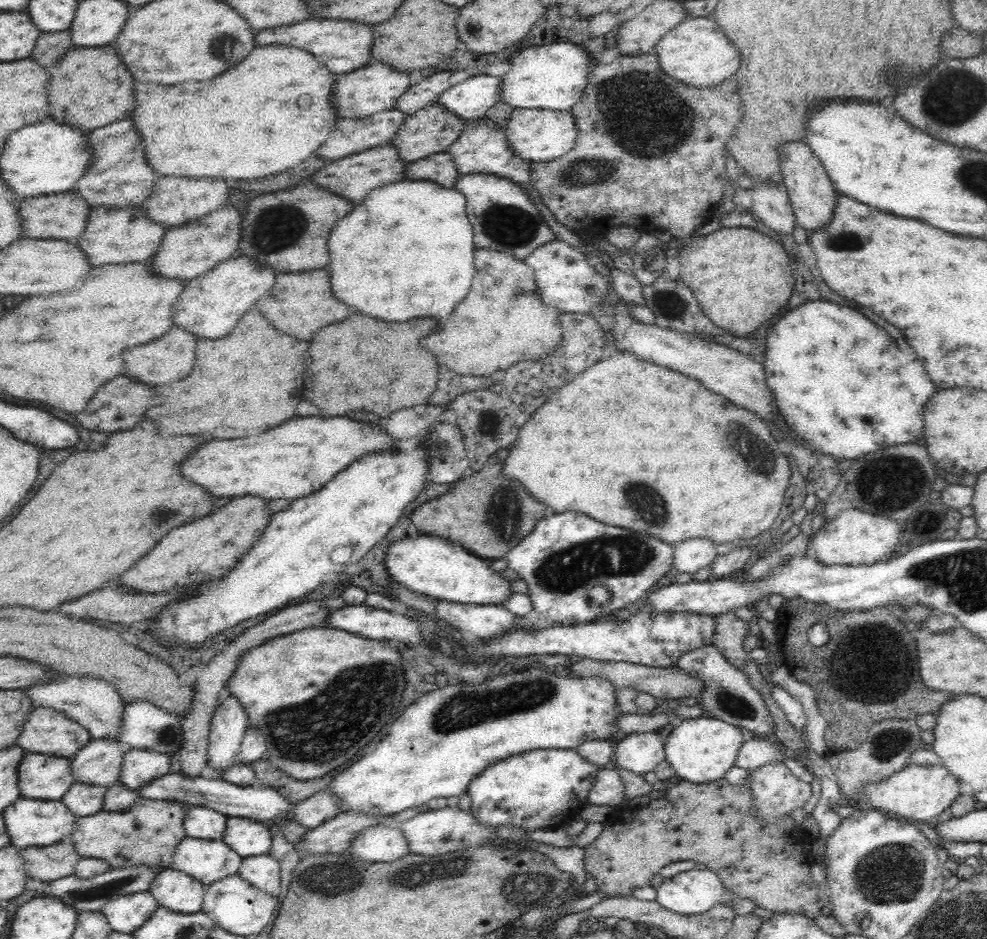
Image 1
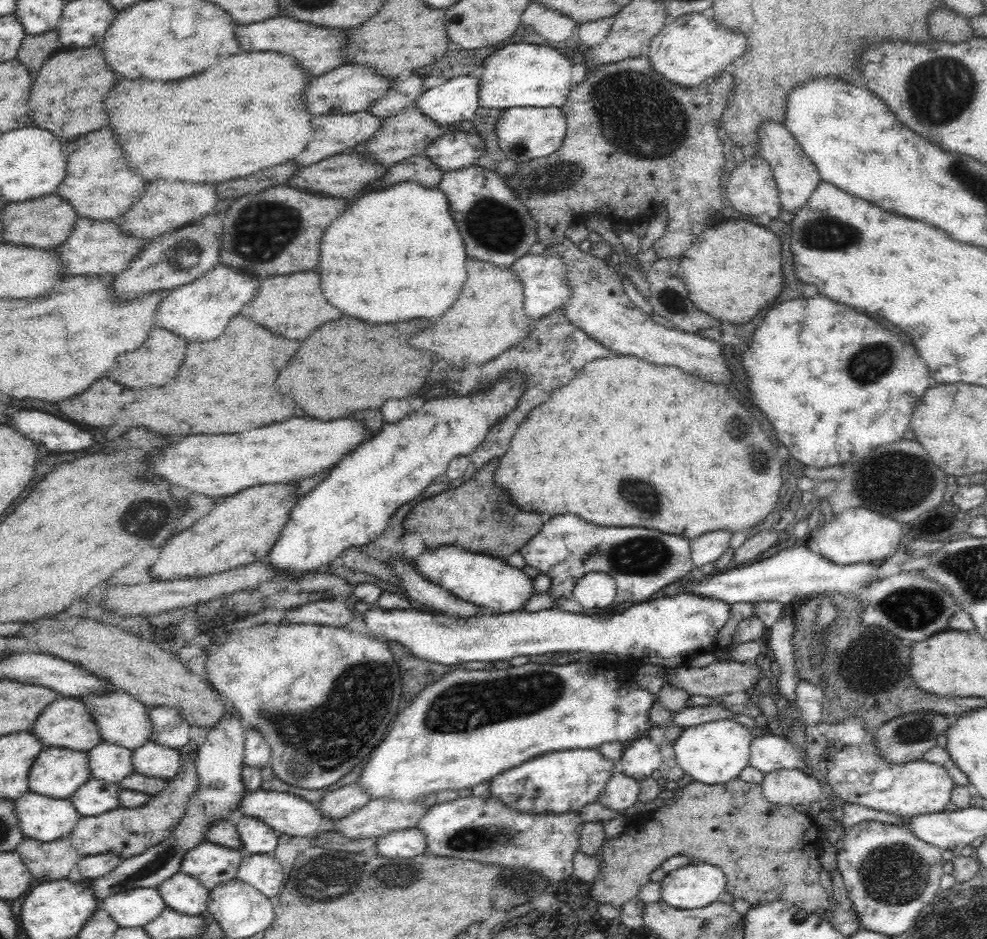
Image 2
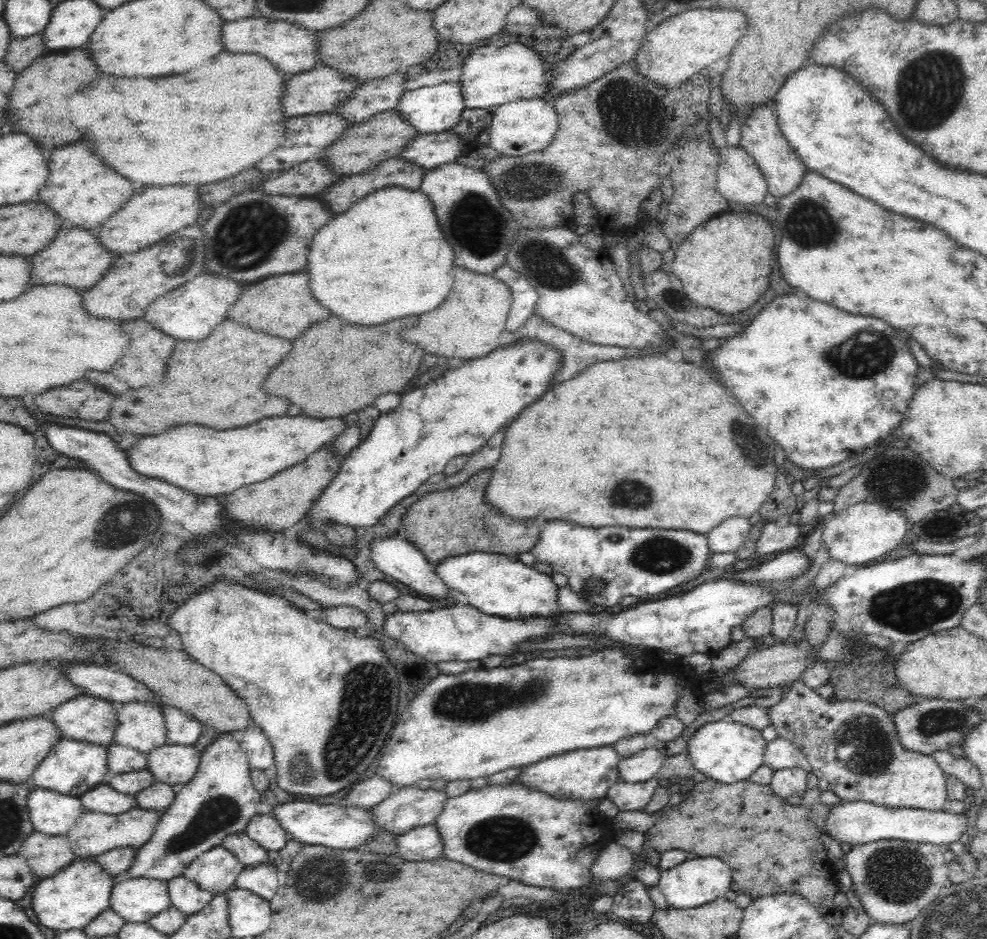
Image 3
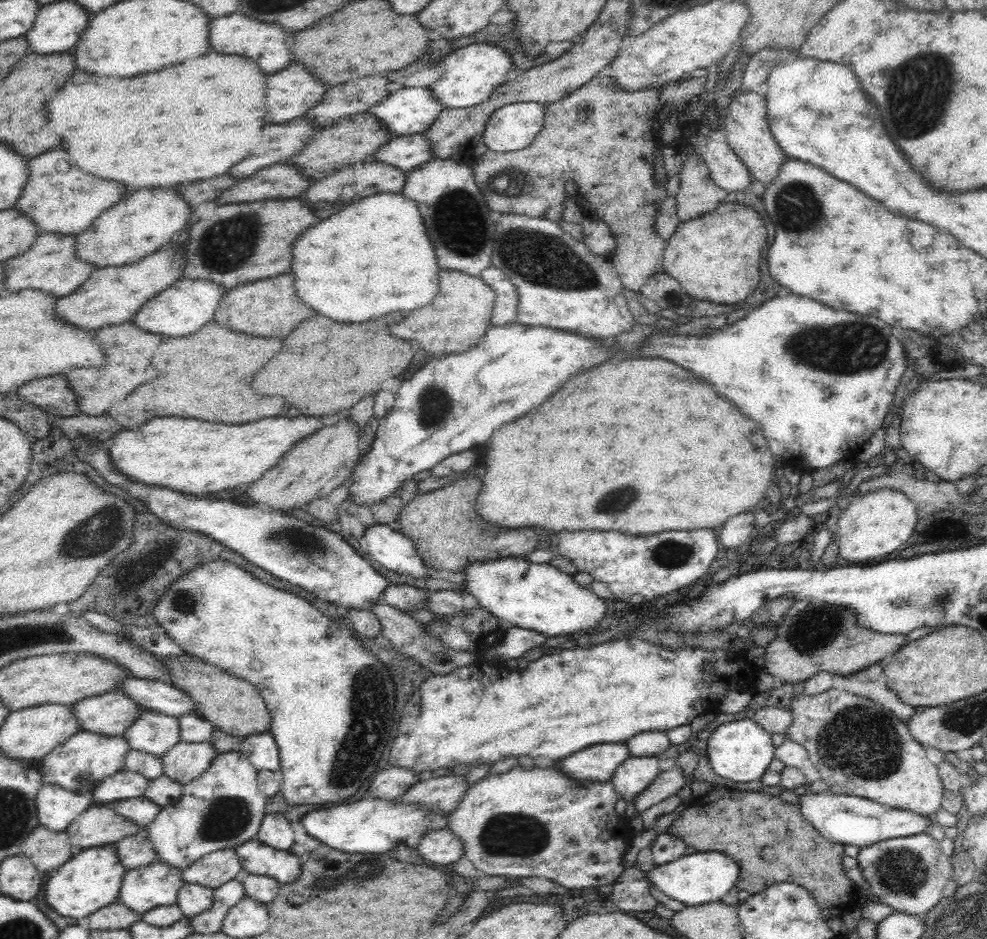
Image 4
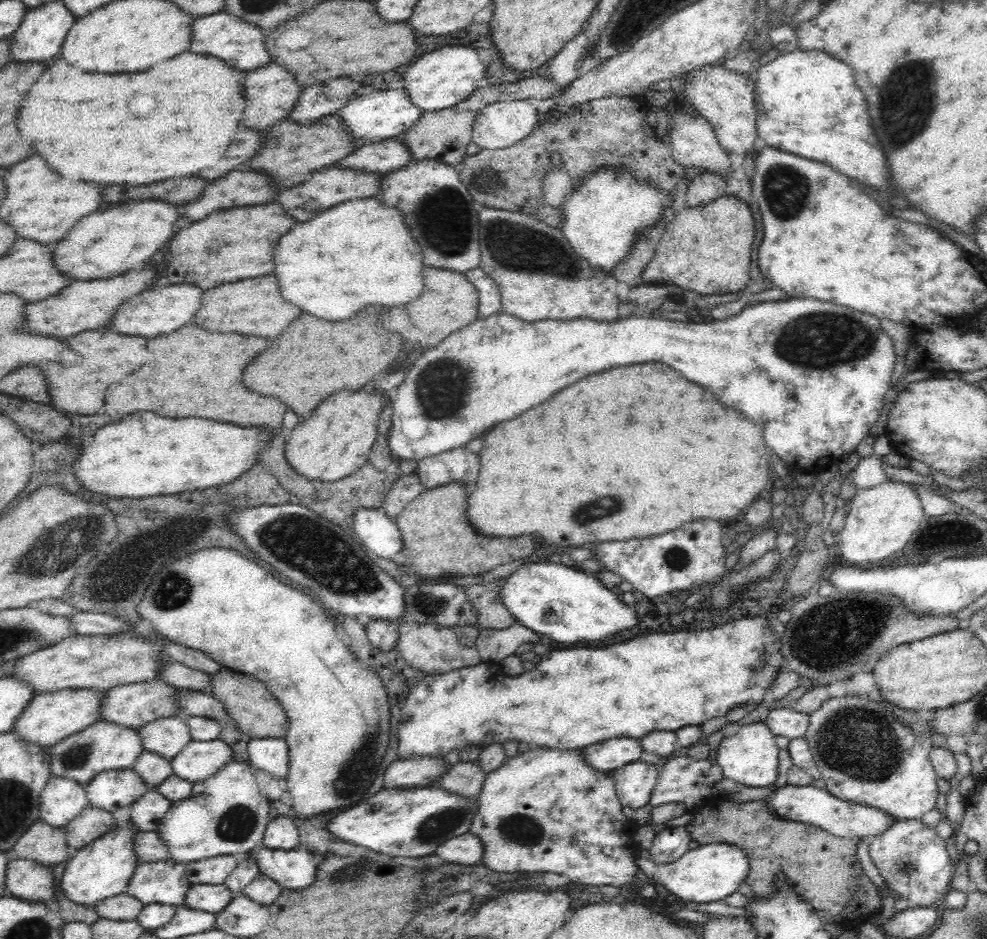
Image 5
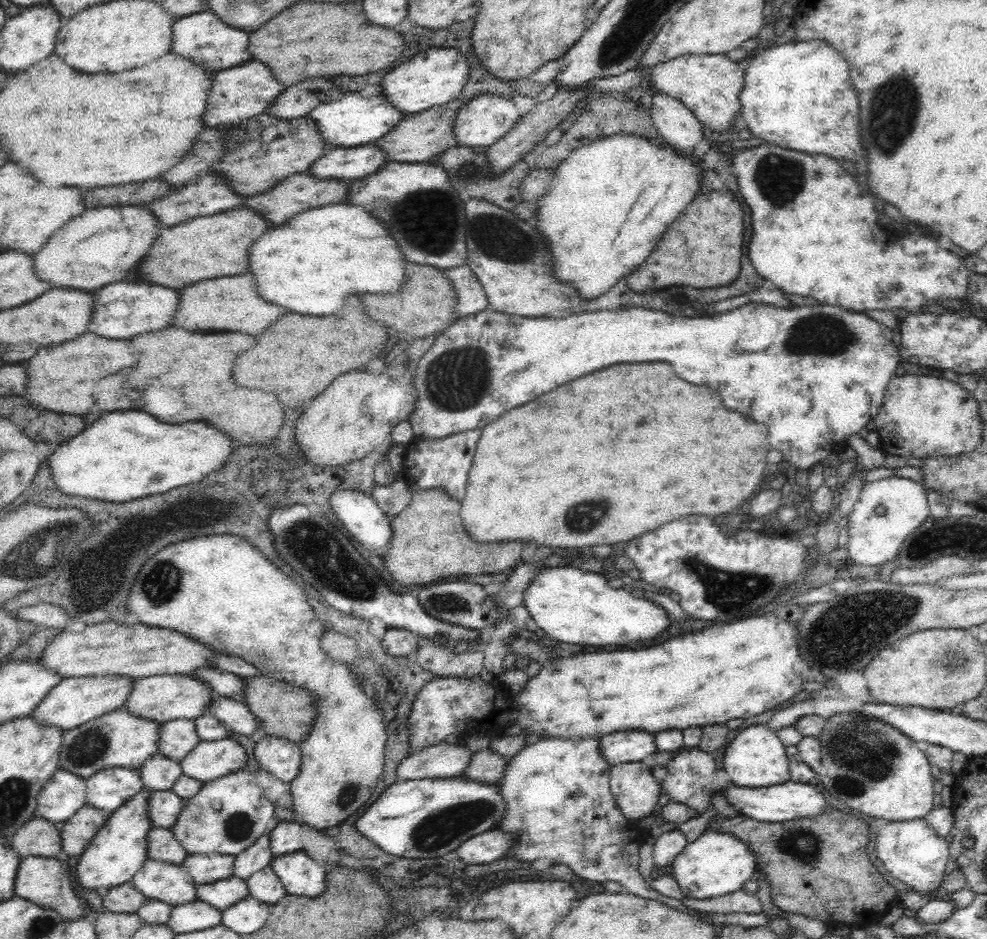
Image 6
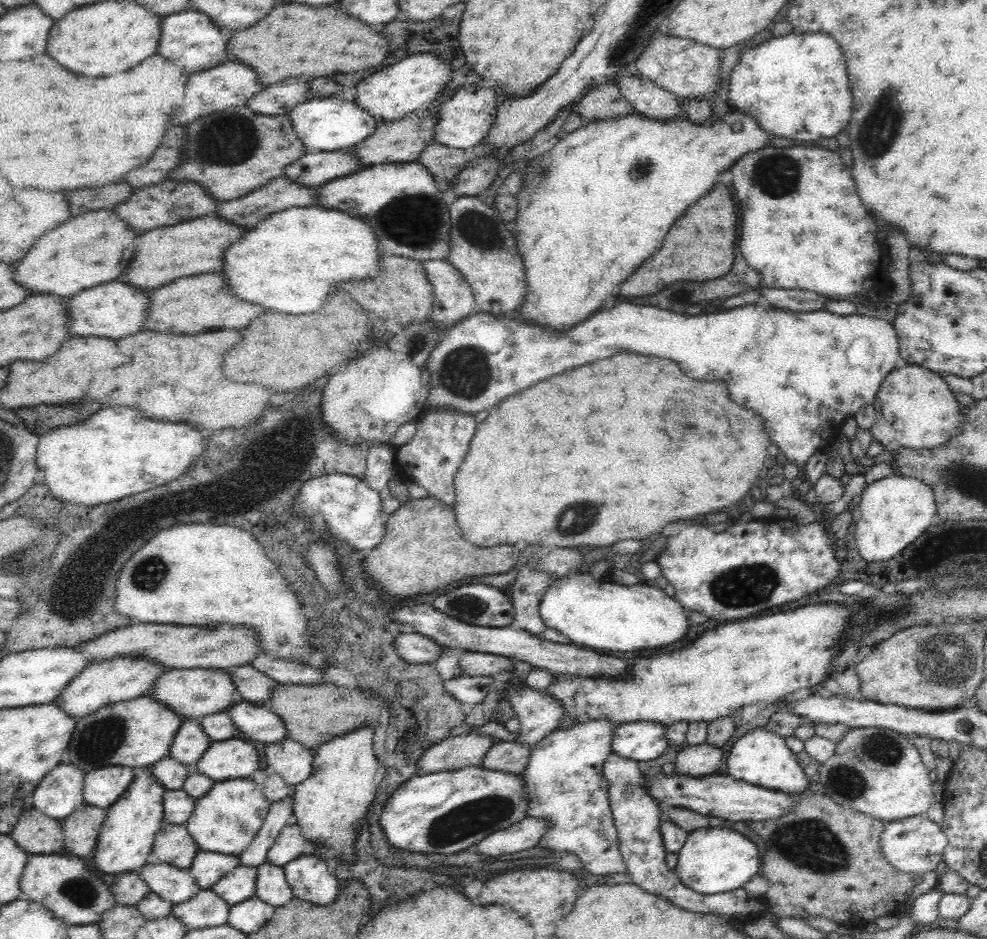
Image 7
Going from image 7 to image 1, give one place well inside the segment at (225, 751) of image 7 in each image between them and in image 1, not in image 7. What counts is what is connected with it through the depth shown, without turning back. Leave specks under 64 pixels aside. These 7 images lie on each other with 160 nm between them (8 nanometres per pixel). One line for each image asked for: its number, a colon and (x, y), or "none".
1: (139, 768)
2: (150, 759)
3: (174, 765)
4: (184, 762)
5: (198, 761)
6: (207, 761)

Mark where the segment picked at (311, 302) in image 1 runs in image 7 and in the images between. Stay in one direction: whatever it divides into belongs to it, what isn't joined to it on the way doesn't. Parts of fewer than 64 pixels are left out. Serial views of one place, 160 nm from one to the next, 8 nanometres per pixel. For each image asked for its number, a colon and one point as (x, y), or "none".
2: (298, 306)
3: (283, 305)
4: (269, 307)
5: (254, 307)
6: (233, 304)
7: (203, 303)

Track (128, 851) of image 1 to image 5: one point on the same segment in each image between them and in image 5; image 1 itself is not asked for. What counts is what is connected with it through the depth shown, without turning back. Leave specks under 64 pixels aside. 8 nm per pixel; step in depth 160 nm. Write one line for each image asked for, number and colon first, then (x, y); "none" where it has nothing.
2: (123, 832)
3: (94, 833)
4: (99, 826)
5: (92, 823)

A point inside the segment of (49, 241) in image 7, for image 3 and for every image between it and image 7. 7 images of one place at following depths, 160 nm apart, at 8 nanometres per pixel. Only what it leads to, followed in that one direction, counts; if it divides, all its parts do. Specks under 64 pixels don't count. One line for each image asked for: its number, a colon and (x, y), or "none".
3: (157, 211)
4: (146, 219)
5: (106, 243)
6: (97, 248)

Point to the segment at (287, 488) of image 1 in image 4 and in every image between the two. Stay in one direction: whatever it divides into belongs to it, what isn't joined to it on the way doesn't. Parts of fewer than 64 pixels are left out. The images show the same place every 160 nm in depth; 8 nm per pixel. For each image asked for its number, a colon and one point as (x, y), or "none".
2: (217, 466)
3: (199, 459)
4: (186, 455)

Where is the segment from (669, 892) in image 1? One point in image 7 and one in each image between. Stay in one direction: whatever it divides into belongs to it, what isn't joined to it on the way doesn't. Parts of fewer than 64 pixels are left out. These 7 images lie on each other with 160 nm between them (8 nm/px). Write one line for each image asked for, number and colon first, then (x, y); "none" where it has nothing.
2: (695, 886)
3: (691, 884)
4: (701, 878)
5: (712, 872)
6: (715, 864)
7: (713, 860)

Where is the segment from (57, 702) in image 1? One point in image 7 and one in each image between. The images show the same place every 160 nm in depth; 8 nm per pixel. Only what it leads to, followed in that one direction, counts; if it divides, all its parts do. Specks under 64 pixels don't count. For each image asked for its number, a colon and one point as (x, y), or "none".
2: (120, 719)
3: (140, 725)
4: (151, 732)
5: (167, 736)
6: (177, 737)
7: (190, 742)

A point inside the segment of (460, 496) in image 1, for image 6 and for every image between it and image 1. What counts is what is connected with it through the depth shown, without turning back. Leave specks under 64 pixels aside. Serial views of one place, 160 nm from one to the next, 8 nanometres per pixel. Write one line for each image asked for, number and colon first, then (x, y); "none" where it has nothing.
2: (460, 516)
3: (446, 521)
4: (446, 535)
5: (434, 527)
6: (429, 542)

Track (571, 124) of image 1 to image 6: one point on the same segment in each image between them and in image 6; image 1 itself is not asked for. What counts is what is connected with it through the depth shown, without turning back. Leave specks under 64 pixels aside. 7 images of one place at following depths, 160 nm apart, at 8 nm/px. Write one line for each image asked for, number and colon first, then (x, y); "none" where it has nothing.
2: (524, 134)
3: (519, 128)
4: (513, 127)
5: (502, 124)
6: (482, 121)

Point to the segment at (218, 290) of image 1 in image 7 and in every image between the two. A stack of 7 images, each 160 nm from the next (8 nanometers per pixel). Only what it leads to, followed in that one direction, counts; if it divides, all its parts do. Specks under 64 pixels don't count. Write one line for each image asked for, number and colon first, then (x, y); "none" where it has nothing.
2: (201, 310)
3: (190, 312)
4: (184, 308)
5: (165, 308)
6: (122, 310)
7: (113, 310)

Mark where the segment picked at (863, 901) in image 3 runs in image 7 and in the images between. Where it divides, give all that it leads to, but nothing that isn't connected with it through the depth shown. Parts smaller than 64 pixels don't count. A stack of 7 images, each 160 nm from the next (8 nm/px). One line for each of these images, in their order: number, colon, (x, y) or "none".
4: (909, 874)
5: (912, 860)
6: (910, 850)
7: (915, 845)

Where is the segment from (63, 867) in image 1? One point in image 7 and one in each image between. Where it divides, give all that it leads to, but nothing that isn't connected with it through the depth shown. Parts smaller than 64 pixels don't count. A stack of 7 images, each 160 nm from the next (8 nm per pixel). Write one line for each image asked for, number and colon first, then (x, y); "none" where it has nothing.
2: (48, 862)
3: (46, 855)
4: (47, 850)
5: (47, 845)
6: (40, 837)
7: (35, 832)

